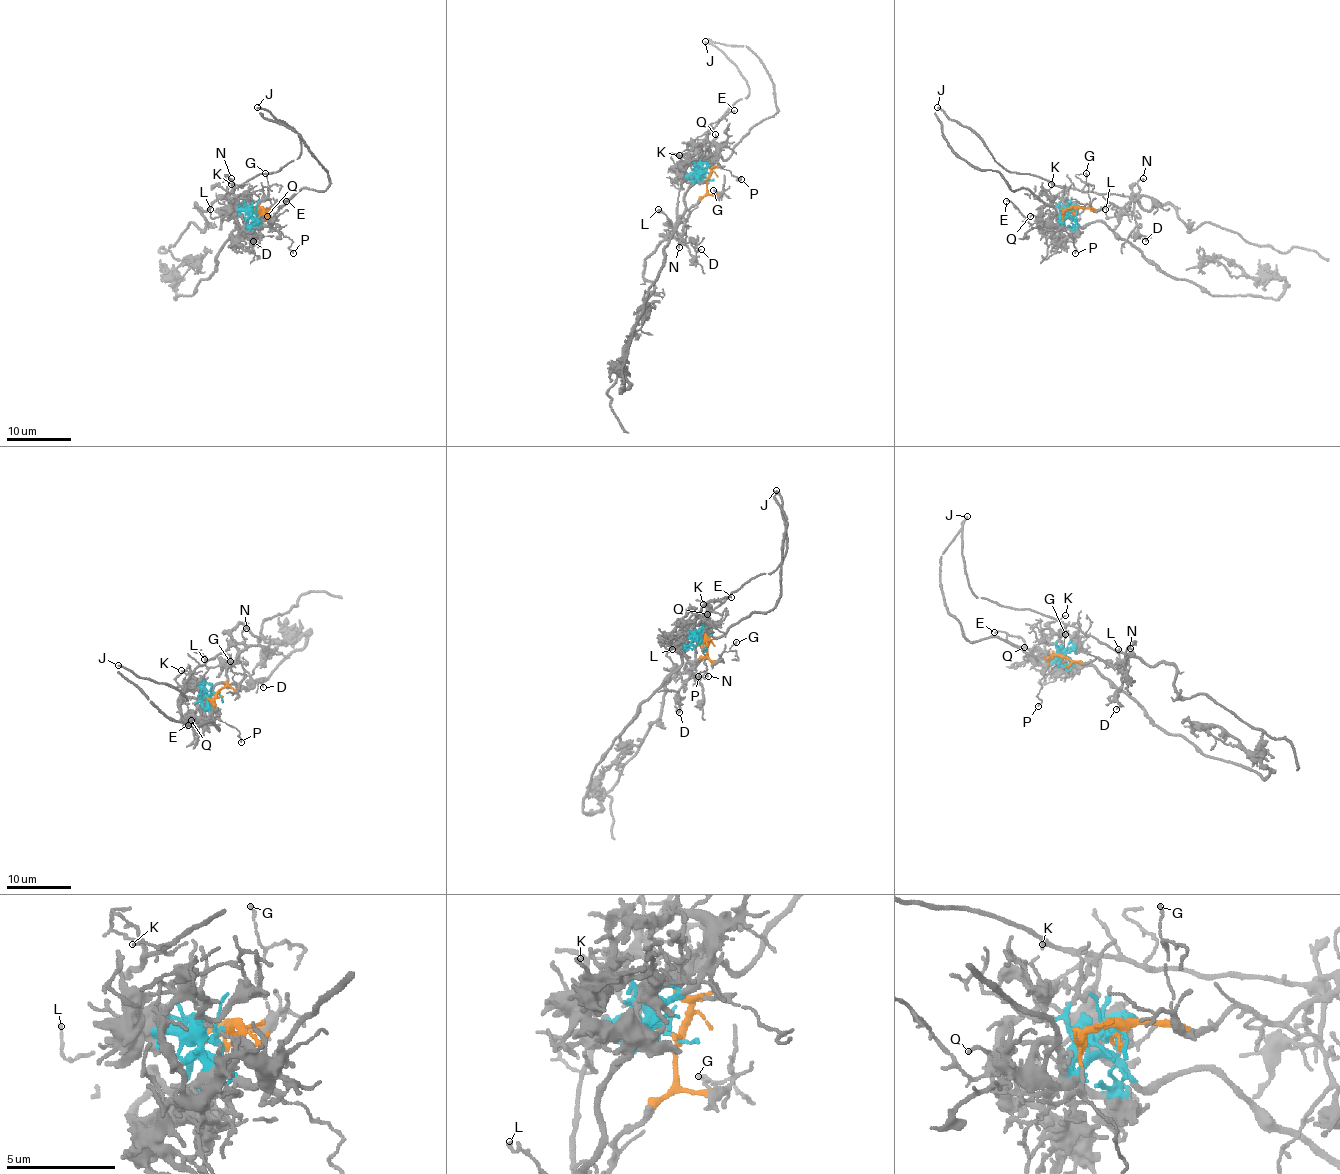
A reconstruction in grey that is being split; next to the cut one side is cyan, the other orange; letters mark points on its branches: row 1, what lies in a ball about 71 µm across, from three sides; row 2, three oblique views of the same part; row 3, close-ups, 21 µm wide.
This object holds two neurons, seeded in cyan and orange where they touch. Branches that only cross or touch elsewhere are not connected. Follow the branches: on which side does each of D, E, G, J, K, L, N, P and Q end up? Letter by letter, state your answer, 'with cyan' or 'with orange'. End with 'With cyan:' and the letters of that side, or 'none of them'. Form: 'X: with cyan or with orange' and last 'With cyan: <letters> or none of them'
D: with orange
E: with cyan
G: with orange
J: with orange
K: with orange
L: with orange
N: with orange
P: with orange
Q: with cyan
With cyan: E, Q

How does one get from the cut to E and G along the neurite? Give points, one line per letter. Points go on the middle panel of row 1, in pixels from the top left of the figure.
E: (706, 178), (703, 169), (711, 154), (704, 145), (709, 127), (735, 111)
G: (706, 178), (707, 191), (717, 194), (714, 190)

